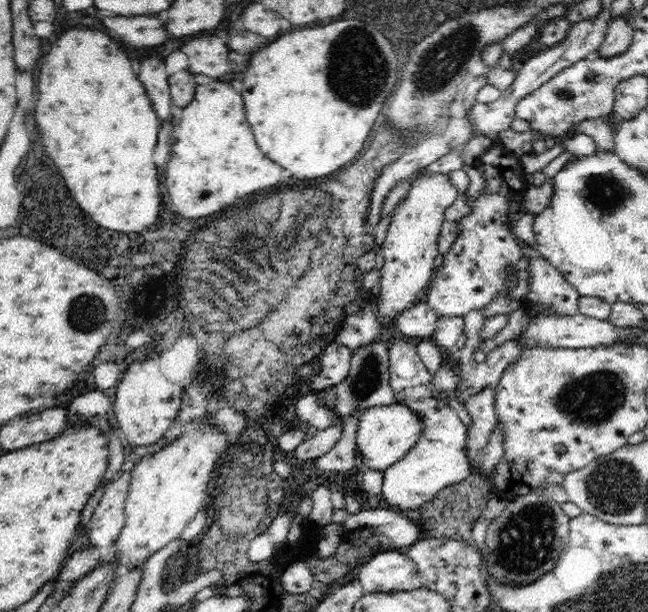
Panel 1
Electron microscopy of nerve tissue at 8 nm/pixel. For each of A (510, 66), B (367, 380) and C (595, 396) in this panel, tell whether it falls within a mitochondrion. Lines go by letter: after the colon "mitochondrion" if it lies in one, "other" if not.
A: other
B: mitochondrion
C: mitochondrion

